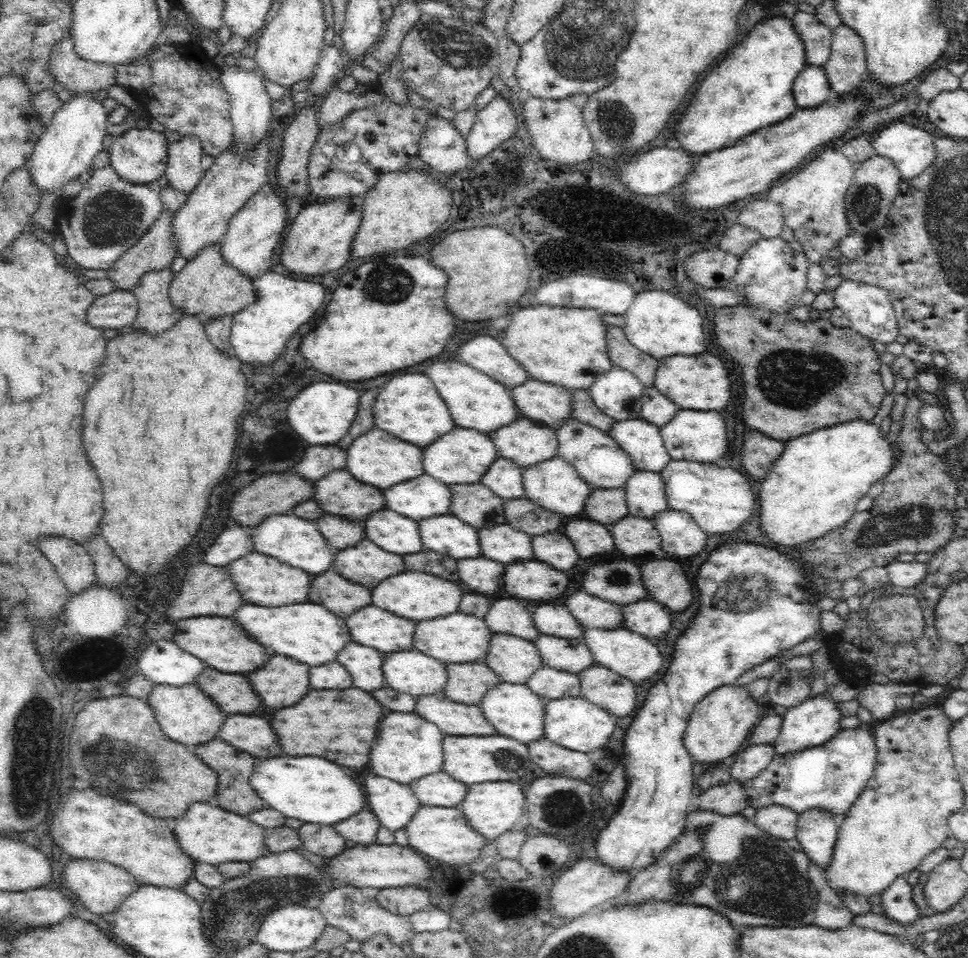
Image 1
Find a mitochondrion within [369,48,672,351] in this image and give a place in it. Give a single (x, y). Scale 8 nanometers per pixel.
(611, 114)

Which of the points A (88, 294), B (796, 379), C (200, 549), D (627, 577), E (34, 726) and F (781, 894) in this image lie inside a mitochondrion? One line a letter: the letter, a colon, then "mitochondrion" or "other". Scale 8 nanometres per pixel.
A: other
B: mitochondrion
C: other
D: mitochondrion
E: mitochondrion
F: mitochondrion

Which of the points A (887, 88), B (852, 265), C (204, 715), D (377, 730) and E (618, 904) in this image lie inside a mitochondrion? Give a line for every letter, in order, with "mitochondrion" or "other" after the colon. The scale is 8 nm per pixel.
A: other
B: other
C: other
D: other
E: other

